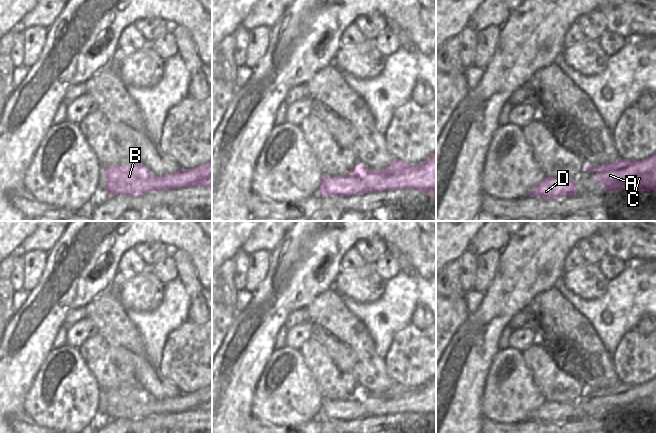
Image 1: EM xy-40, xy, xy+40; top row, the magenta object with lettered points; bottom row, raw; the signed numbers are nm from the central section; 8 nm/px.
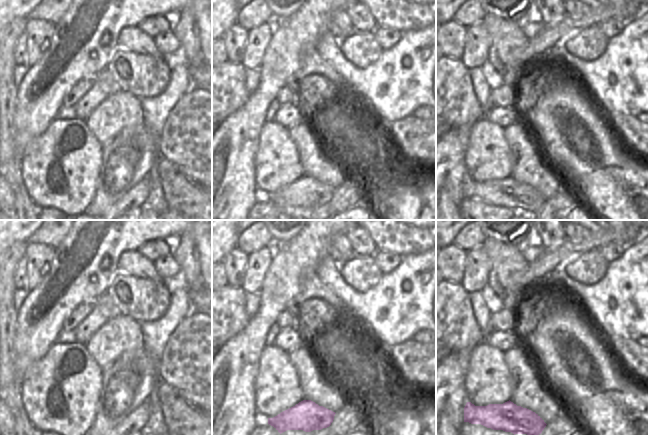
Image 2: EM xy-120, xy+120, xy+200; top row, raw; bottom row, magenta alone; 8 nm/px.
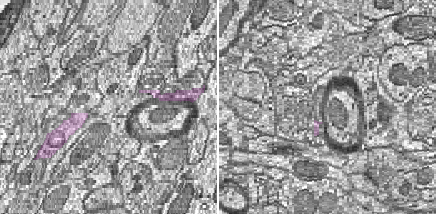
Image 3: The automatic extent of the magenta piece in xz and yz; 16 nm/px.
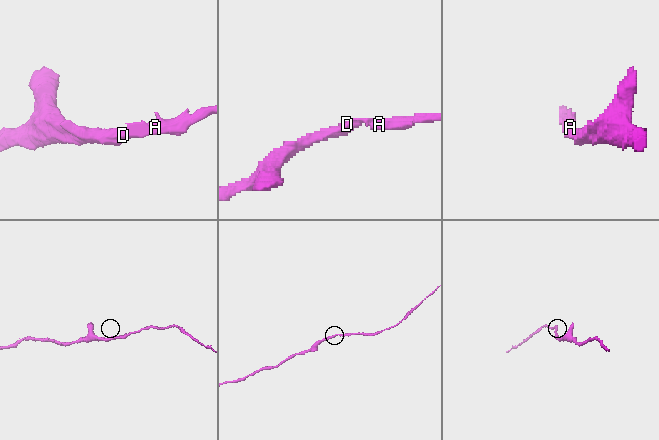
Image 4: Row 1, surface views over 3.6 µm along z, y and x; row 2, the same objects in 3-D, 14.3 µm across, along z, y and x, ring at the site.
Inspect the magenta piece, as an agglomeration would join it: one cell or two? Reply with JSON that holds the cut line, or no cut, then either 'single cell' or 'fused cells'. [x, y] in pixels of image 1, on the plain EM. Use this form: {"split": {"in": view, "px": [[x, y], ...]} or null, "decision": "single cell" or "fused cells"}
{"split": null, "decision": "single cell"}

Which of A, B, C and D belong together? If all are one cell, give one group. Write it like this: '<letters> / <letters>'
A B C D

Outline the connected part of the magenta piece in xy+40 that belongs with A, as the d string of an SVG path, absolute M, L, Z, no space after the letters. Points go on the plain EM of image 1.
M656 377L641 385L629 385L618 382L618 384L613 387L607 387L597 391L588 391L584 388L583 395L595 395L596 400L593 401L592 404L603 406L604 409L601 412L607 414L610 418L619 413L628 412L645 416L656 414Z

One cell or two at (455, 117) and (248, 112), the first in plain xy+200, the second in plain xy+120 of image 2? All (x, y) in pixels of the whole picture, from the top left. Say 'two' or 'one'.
two

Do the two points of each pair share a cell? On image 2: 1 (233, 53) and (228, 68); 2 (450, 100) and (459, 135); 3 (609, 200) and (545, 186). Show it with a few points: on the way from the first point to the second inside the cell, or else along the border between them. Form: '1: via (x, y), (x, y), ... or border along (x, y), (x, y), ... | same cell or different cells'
1: border along (228, 59), (241, 64) | different cells
2: border along (469, 125), (455, 127), (446, 133) | different cells
3: border along (548, 165), (564, 183) | different cells

